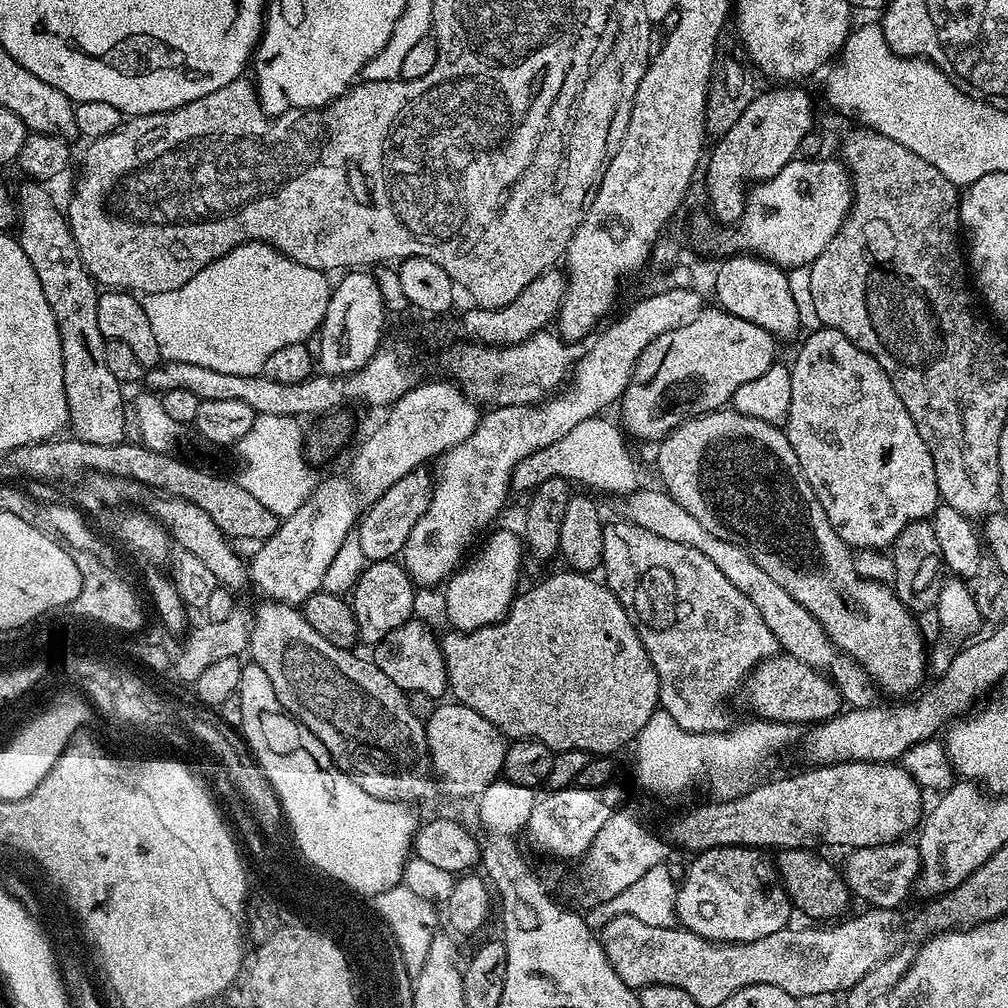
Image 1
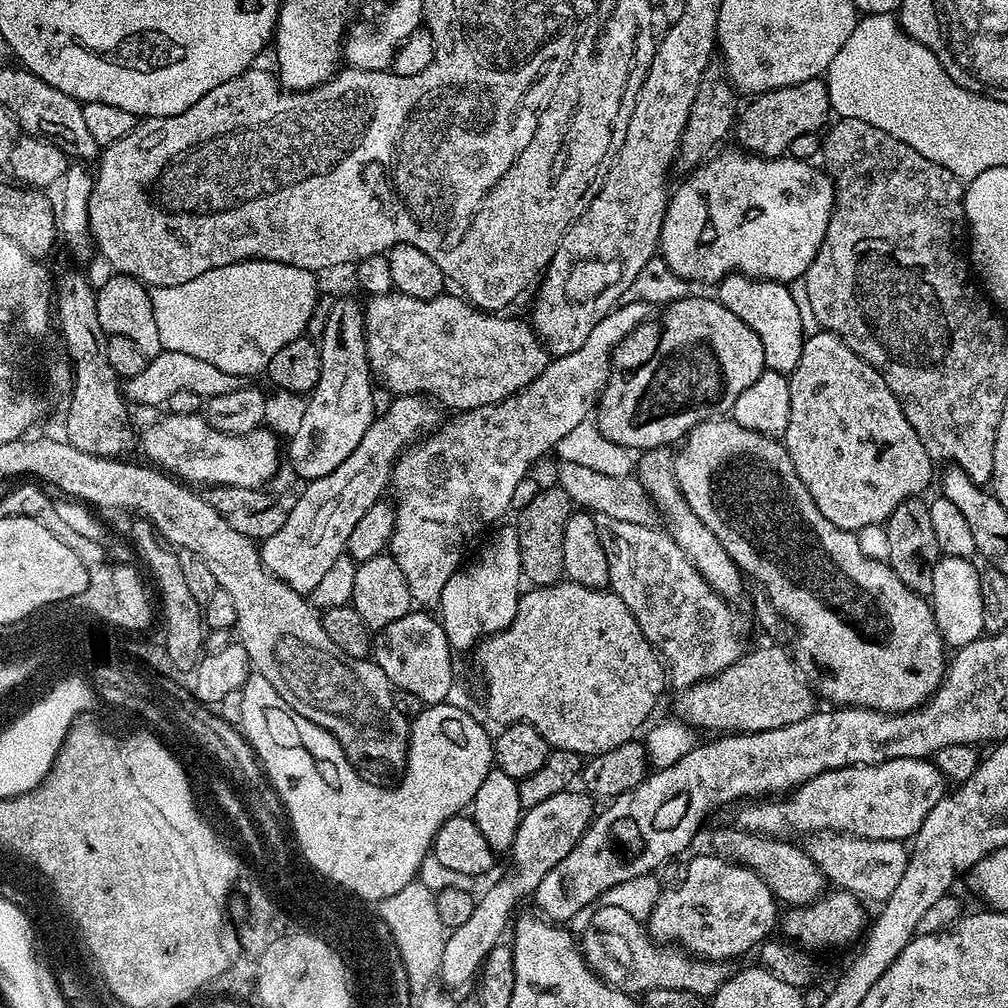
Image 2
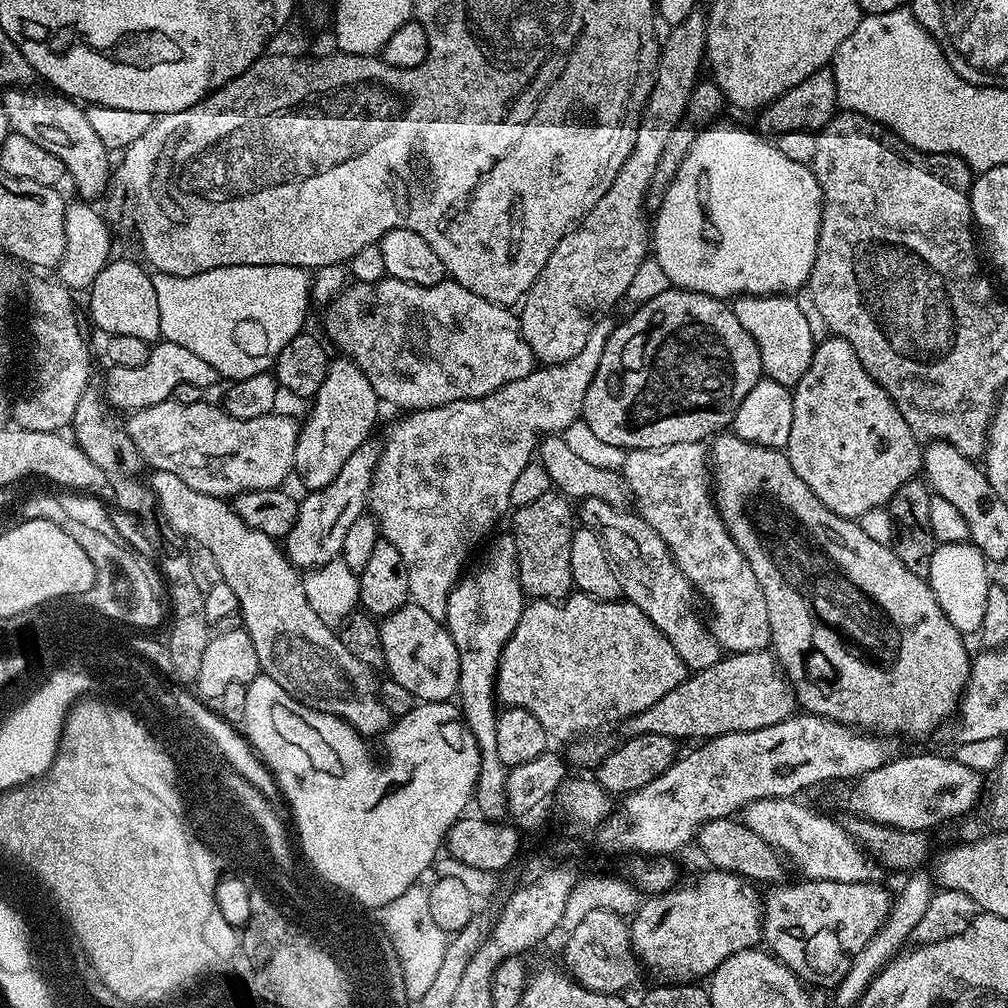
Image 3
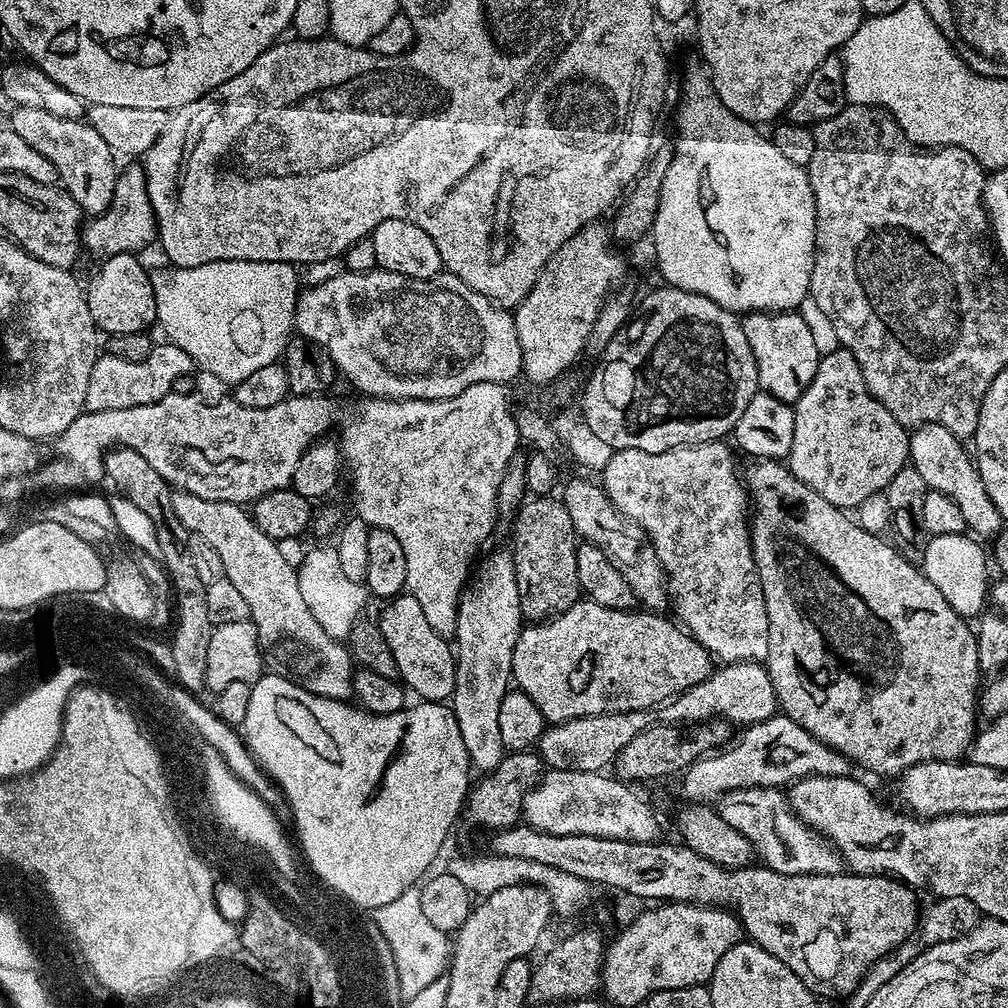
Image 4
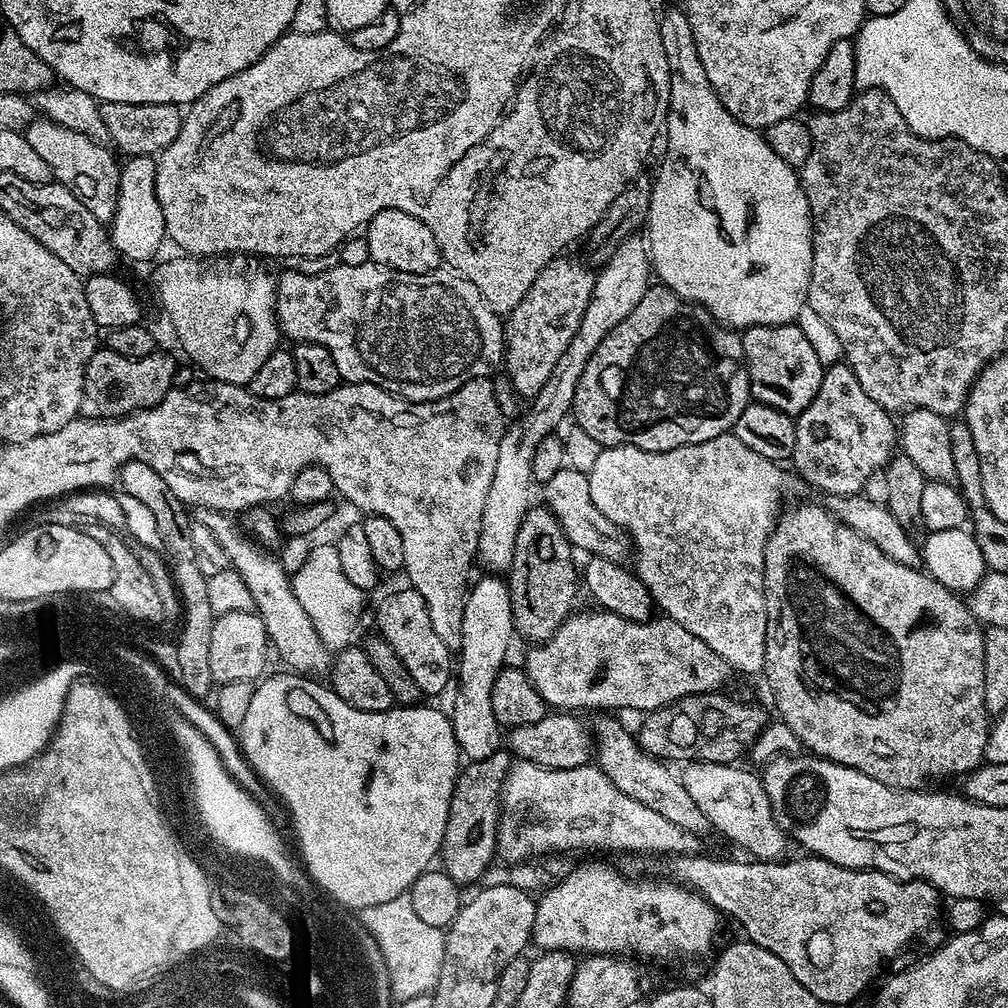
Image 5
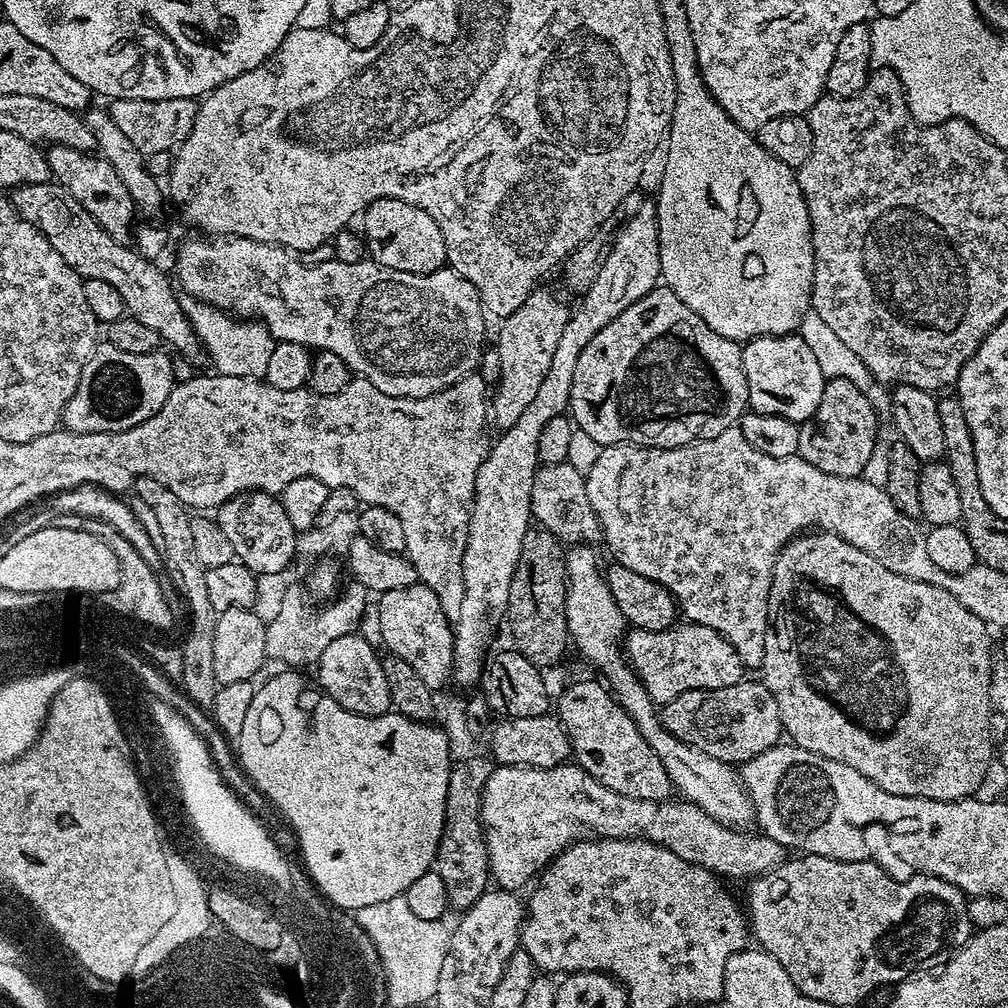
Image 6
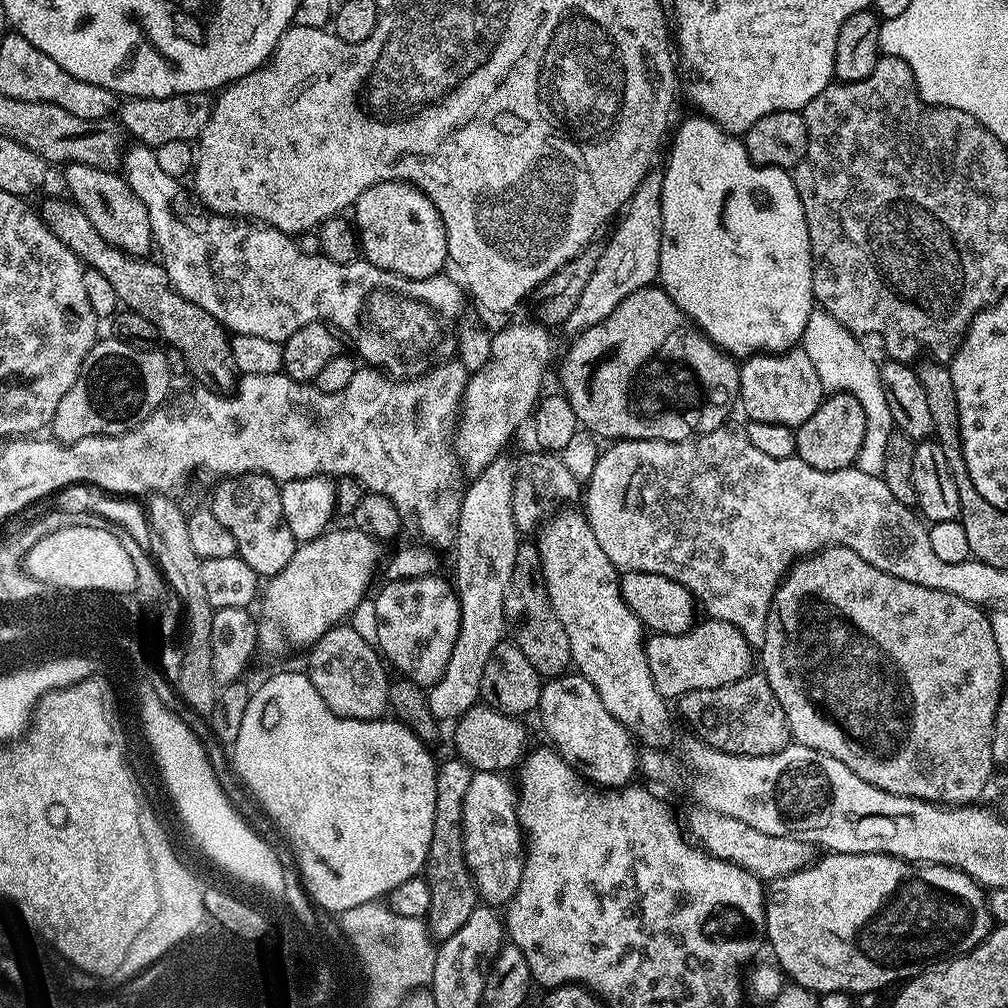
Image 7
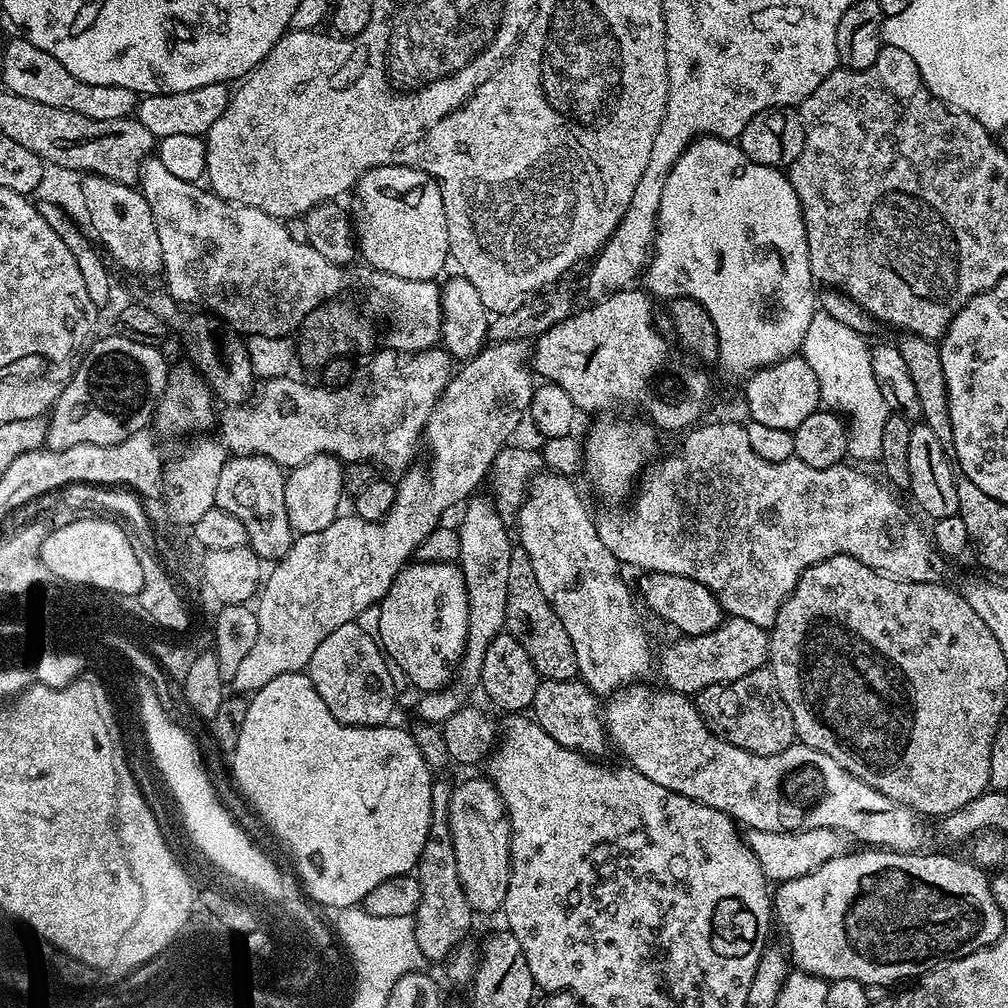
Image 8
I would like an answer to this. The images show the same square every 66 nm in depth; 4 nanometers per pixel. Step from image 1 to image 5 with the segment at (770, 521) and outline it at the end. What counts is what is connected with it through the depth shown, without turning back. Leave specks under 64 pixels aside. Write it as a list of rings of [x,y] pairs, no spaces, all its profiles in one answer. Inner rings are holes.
[[[800,504],[797,508],[789,507],[787,511],[781,515],[776,522],[776,529],[770,534],[770,538],[766,542],[766,550],[764,551],[764,597],[766,598],[766,662],[764,663],[763,675],[768,676],[768,688],[772,691],[772,696],[776,699],[776,708],[780,711],[779,719],[786,726],[790,726],[790,730],[800,740],[801,745],[809,753],[815,754],[823,759],[832,760],[835,764],[841,764],[847,768],[858,770],[862,774],[866,774],[870,778],[874,778],[874,782],[882,782],[882,786],[890,786],[897,790],[920,790],[931,780],[940,780],[943,776],[957,776],[963,778],[969,772],[975,772],[977,768],[985,763],[984,751],[986,750],[986,742],[990,731],[990,717],[986,706],[984,705],[984,659],[982,658],[982,650],[984,649],[984,628],[975,614],[968,609],[967,603],[951,588],[942,586],[942,582],[938,582],[934,577],[929,576],[927,571],[921,570],[919,567],[911,568],[900,562],[894,562],[894,558],[886,558],[886,554],[882,554],[882,550],[878,550],[878,546],[874,546],[874,542],[870,542],[866,538],[862,538],[862,534],[858,534],[850,526],[843,524],[841,520],[837,520],[835,515],[827,507],[824,508],[820,504]]]

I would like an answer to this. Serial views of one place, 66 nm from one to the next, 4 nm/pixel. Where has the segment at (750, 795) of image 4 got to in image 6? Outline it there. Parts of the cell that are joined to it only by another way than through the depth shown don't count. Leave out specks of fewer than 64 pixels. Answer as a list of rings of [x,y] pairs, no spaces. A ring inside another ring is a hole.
[[[572,546],[567,549],[564,558],[566,573],[564,613],[571,643],[601,672],[599,675],[608,691],[615,696],[622,710],[630,714],[634,726],[638,726],[650,750],[658,754],[673,789],[688,803],[696,804],[702,810],[706,810],[710,818],[728,824],[732,828],[747,829],[748,823],[750,825],[753,823],[754,813],[752,800],[748,797],[739,771],[733,765],[718,762],[718,758],[710,758],[710,754],[702,754],[702,750],[674,738],[662,726],[658,705],[646,694],[642,682],[636,677],[636,671],[626,659],[626,652],[622,647],[626,621],[622,610],[618,610],[618,604],[614,602],[614,596],[610,594],[610,586],[604,580],[602,564],[600,568],[592,551],[593,549],[588,546]]]

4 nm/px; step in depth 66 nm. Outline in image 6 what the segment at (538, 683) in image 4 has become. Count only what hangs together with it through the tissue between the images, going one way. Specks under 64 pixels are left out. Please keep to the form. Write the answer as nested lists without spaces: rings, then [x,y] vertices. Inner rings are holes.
[[[677,622],[666,630],[632,628],[626,636],[626,659],[636,671],[636,677],[642,682],[646,694],[658,706],[678,698],[678,694],[686,694],[686,690],[718,690],[722,686],[734,686],[746,676],[742,658],[738,658],[738,650],[734,650],[734,646],[730,646],[730,642],[726,642],[718,630],[691,622]]]

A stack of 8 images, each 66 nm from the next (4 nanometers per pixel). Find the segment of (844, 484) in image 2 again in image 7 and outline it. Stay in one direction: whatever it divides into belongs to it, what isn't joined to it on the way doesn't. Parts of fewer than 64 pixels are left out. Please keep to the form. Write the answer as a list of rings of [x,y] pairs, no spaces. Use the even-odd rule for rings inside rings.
[[[834,392],[825,395],[824,401],[802,422],[796,433],[796,455],[818,470],[842,470],[853,467],[866,436],[867,420],[858,398],[850,393]]]

